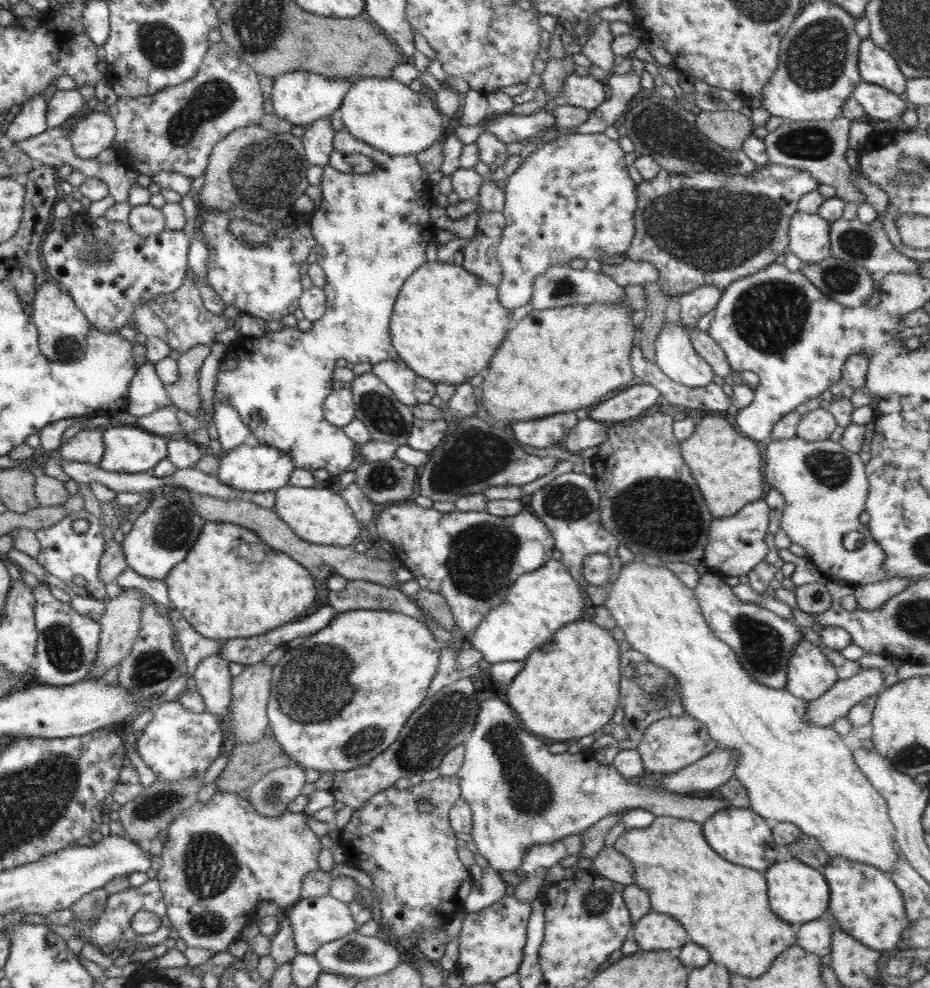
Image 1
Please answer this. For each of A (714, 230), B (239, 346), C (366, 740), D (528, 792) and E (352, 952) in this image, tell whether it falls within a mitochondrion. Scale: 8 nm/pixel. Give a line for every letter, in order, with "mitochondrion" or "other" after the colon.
A: mitochondrion
B: other
C: mitochondrion
D: mitochondrion
E: mitochondrion

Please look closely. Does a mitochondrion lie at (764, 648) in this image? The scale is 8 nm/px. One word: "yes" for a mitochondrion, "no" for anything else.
yes

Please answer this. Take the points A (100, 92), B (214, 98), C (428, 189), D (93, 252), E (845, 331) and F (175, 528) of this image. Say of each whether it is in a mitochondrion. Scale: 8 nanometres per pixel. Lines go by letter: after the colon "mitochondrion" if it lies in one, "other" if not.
A: other
B: mitochondrion
C: other
D: mitochondrion
E: other
F: mitochondrion

